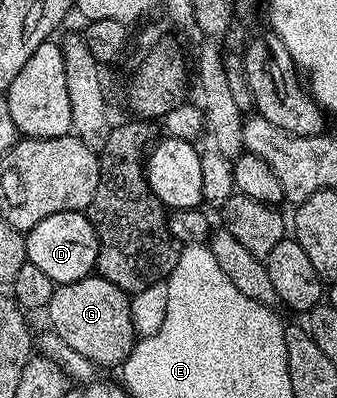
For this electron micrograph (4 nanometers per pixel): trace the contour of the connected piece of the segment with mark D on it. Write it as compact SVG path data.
M82 211L53 213L53 217L37 221L25 238L28 263L37 265L37 269L42 269L57 285L81 281L95 271L99 242L91 220Z

